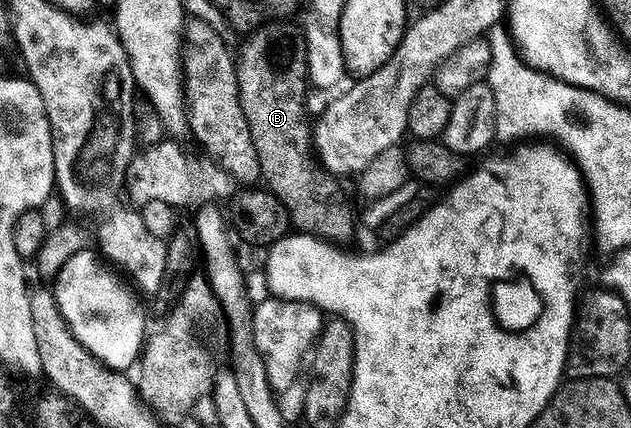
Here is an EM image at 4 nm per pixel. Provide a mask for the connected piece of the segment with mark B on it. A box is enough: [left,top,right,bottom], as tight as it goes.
[238,23,358,243]

